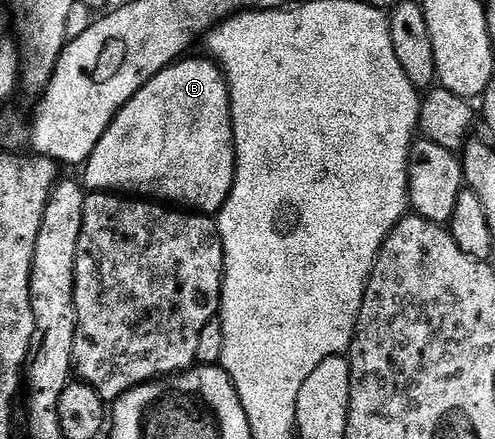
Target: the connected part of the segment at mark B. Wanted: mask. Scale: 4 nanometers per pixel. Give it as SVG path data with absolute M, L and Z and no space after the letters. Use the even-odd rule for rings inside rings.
M184 57L166 67L161 73L157 73L131 100L120 109L115 120L109 125L109 129L97 141L93 153L87 158L85 170L81 176L81 182L91 193L143 193L147 191L146 198L151 201L162 201L167 205L182 205L192 212L200 215L218 216L220 209L225 205L229 193L233 189L235 180L235 134L233 133L233 121L231 120L231 90L227 87L227 76L223 74L223 68L218 62L210 58L191 59Z

